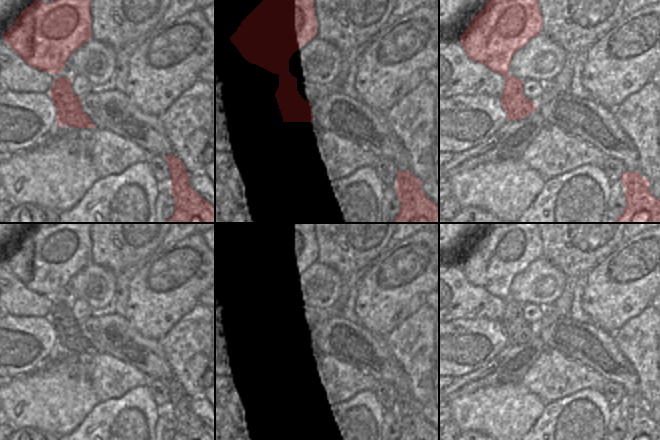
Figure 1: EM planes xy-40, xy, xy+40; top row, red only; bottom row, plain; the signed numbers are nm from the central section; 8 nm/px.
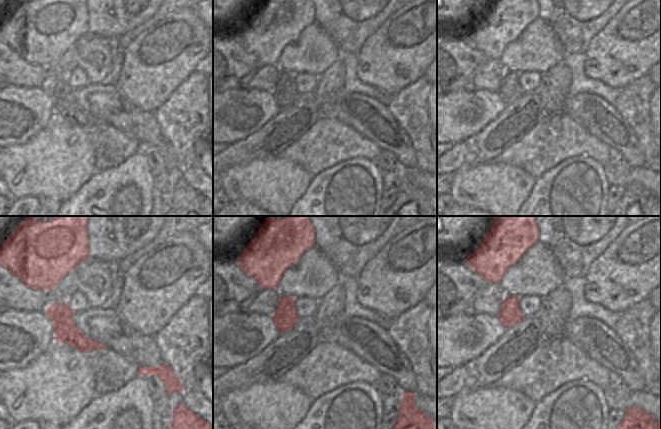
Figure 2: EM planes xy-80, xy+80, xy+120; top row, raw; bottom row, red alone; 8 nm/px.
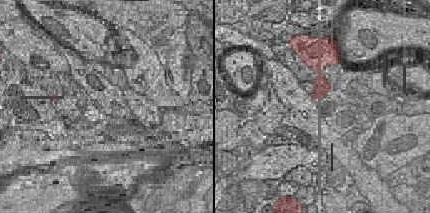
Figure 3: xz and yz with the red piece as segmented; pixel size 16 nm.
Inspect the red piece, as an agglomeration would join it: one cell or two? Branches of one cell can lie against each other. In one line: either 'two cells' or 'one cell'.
two cells

